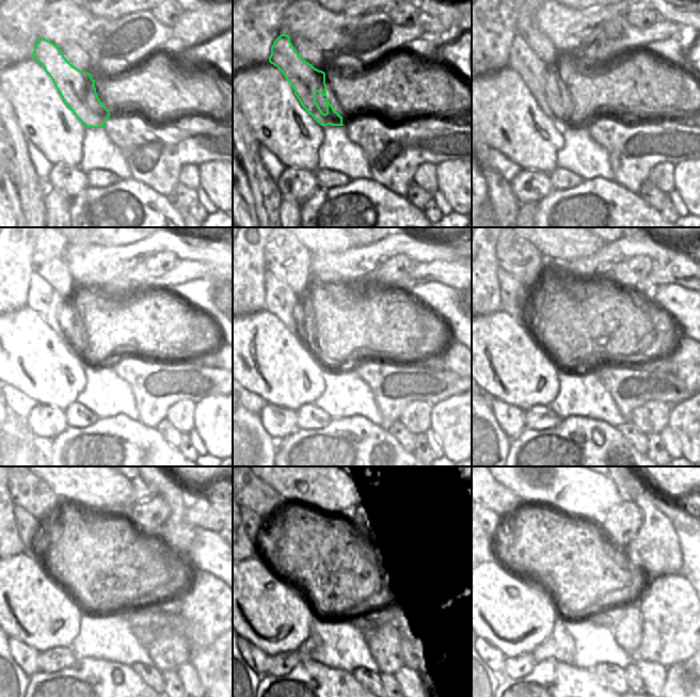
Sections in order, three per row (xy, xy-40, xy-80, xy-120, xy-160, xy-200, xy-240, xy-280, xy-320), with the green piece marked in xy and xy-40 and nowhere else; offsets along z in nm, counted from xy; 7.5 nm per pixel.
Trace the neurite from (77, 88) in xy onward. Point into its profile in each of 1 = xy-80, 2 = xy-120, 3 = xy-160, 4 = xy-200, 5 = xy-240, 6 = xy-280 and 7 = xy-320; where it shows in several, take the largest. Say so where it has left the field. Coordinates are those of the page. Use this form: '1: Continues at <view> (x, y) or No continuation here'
1: Continues at xy-80 (522, 59)
2: Continues at xy-120 (42, 298)
3: Continues at xy-160 (280, 299)
4: Continues at xy-200 (518, 299)
5: Continues at xy-240 (32, 532)
6: Continues at xy-280 (254, 523)
7: Continues at xy-320 (493, 522).

